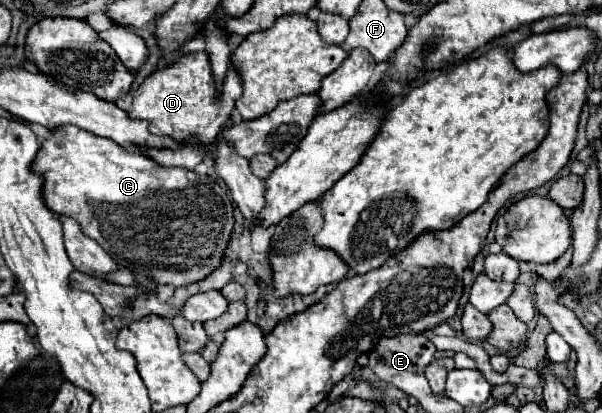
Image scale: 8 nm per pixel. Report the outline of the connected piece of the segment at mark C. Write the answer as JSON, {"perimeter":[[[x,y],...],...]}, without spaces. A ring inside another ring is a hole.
{"perimeter":[[[60,126],[60,128],[52,130],[52,136],[42,142],[42,148],[40,148],[38,156],[36,156],[36,162],[32,164],[32,170],[36,170],[38,174],[44,176],[44,200],[48,202],[52,212],[56,212],[58,216],[70,216],[70,218],[74,218],[80,224],[80,228],[82,228],[82,232],[86,236],[94,238],[122,268],[134,272],[138,278],[152,280],[154,284],[170,284],[170,286],[176,288],[176,286],[188,286],[188,284],[200,282],[212,270],[222,266],[224,248],[228,246],[230,236],[232,236],[232,228],[234,228],[234,206],[230,202],[228,192],[214,178],[210,178],[210,176],[198,176],[198,174],[194,174],[192,170],[186,170],[186,168],[166,168],[166,166],[160,166],[158,162],[154,162],[152,158],[148,158],[142,152],[122,148],[116,142],[106,140],[106,138],[96,138],[96,134],[88,134],[84,130],[78,130],[76,126]]]}

